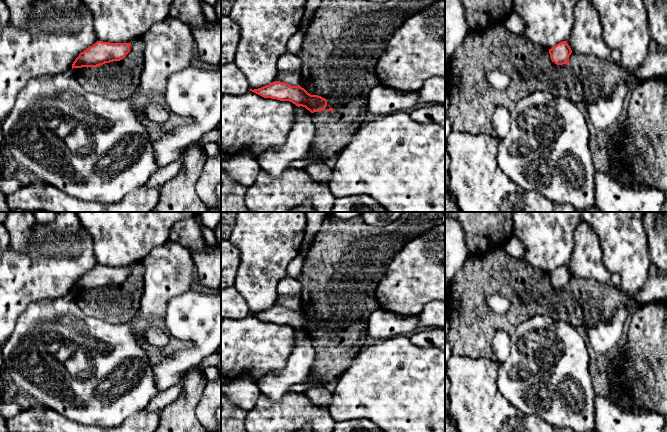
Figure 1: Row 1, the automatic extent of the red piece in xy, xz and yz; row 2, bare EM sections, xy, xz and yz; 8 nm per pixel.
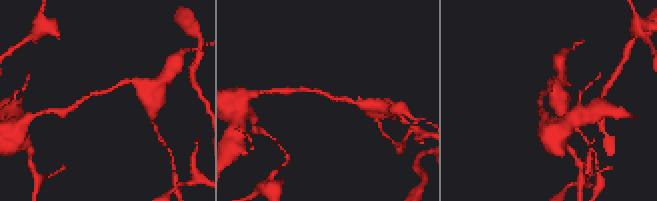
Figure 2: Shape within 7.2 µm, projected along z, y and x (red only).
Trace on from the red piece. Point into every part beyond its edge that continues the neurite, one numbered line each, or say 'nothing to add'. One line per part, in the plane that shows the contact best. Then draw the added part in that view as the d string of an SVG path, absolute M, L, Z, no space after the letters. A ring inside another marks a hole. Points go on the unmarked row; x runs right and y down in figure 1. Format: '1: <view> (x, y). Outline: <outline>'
nothing to add

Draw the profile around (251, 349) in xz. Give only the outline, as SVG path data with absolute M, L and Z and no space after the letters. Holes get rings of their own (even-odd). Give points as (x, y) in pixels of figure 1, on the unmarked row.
M252 315L241 319L221 319L221 374L232 380L256 383L267 375L280 373L293 350L297 332L292 326L264 322Z

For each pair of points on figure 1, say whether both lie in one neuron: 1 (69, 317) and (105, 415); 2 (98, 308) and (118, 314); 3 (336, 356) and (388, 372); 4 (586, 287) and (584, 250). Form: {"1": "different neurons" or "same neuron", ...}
{"1": "same neuron", "2": "same neuron", "3": "different neurons", "4": "different neurons"}

